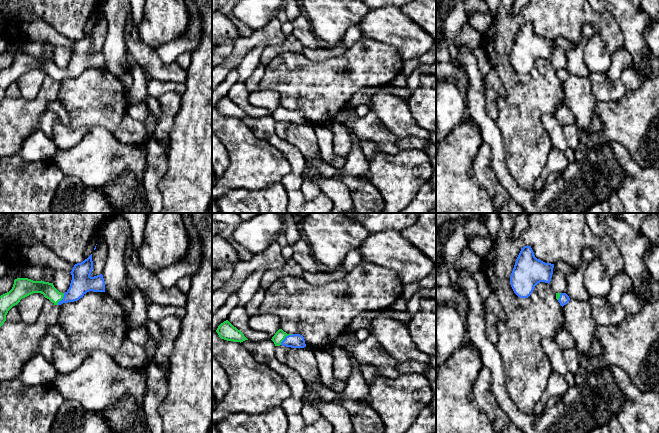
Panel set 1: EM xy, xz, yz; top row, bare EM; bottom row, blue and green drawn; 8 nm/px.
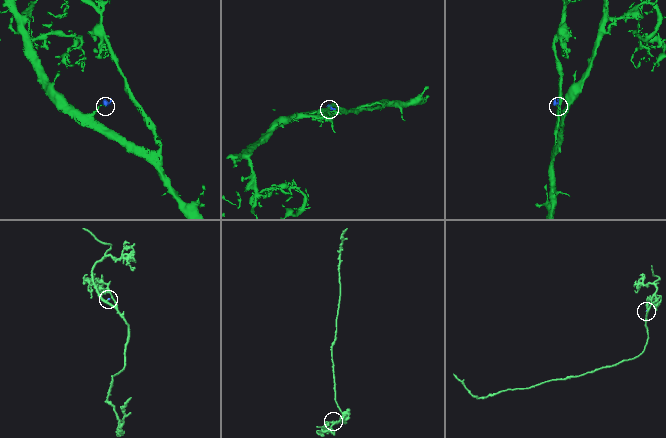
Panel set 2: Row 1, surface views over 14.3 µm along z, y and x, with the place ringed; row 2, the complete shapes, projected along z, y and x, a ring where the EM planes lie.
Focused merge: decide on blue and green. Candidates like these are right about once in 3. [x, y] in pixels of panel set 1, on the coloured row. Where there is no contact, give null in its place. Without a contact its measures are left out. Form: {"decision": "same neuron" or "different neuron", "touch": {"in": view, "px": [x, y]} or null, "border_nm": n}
{"decision": "same neuron", "touch": {"in": "xz", "px": [285, 337]}, "border_nm": 130}

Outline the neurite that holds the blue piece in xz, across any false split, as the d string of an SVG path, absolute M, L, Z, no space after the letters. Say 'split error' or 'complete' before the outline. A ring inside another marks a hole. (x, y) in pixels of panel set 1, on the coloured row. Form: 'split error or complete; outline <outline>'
split error; outline M279 329L271 339L275 346L286 346L291 348L306 347L304 337L300 334L287 334L282 329Z

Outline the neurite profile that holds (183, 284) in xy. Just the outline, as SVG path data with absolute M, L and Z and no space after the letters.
M183 277L179 279L175 286L183 293L187 293L190 290L191 287L191 278L189 277Z

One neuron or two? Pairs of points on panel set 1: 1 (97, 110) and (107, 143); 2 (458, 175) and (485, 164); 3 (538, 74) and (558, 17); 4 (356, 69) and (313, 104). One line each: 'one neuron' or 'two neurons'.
1: two neurons
2: two neurons
3: one neuron
4: one neuron

